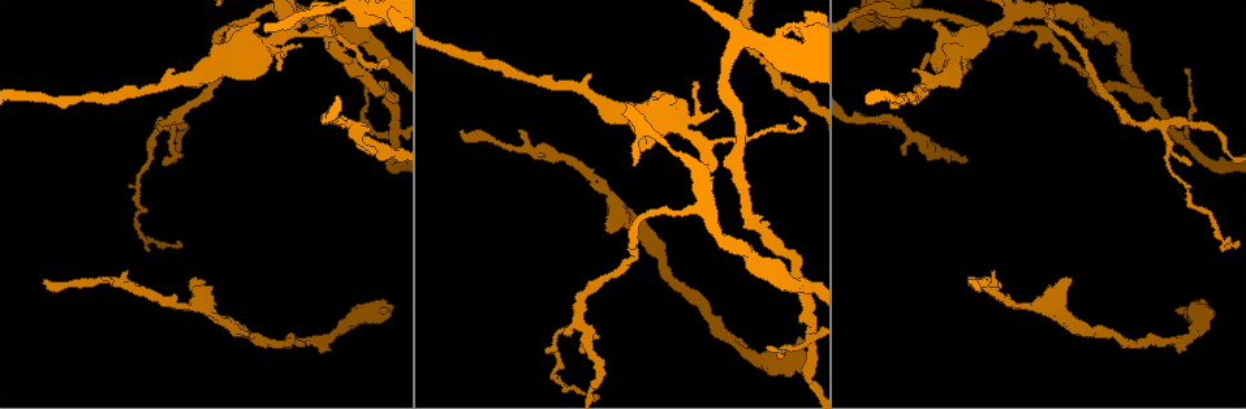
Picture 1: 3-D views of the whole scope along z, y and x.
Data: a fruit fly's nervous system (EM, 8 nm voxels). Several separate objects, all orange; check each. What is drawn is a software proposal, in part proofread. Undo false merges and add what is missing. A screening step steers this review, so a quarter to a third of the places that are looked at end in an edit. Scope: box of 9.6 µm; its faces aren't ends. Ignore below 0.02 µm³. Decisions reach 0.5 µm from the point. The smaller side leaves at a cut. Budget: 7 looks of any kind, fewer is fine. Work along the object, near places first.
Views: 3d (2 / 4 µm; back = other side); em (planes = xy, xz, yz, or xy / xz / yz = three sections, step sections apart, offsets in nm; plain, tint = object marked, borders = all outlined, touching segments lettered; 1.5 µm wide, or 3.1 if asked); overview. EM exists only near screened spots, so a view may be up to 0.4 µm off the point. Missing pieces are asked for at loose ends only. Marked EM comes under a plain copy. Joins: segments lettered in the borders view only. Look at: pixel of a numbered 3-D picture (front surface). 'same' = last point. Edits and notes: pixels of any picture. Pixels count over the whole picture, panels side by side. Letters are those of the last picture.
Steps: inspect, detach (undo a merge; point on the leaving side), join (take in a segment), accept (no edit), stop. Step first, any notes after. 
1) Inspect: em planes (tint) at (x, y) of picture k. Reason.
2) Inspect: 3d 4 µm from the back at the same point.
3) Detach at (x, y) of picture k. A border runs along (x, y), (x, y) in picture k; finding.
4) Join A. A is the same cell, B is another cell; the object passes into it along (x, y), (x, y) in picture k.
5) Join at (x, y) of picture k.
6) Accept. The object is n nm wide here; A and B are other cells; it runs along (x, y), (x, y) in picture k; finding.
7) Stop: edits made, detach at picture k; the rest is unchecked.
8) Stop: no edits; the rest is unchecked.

Inspect: 3d 2 µm at (339, 330) of picture 1. Calibre changes.

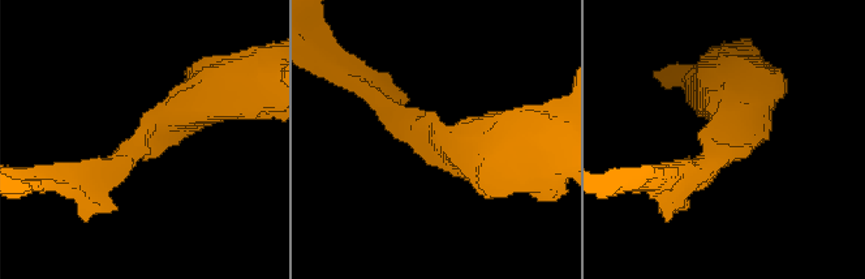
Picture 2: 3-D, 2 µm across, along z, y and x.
Inspect: em xz step 4 (borders) at (142, 154) of picture 2.

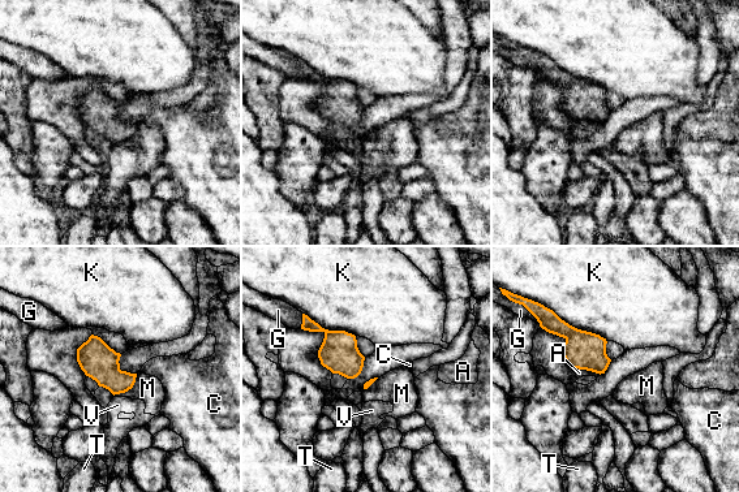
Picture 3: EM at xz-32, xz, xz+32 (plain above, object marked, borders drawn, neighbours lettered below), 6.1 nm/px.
Inspect: em planes (borders) at the same point.

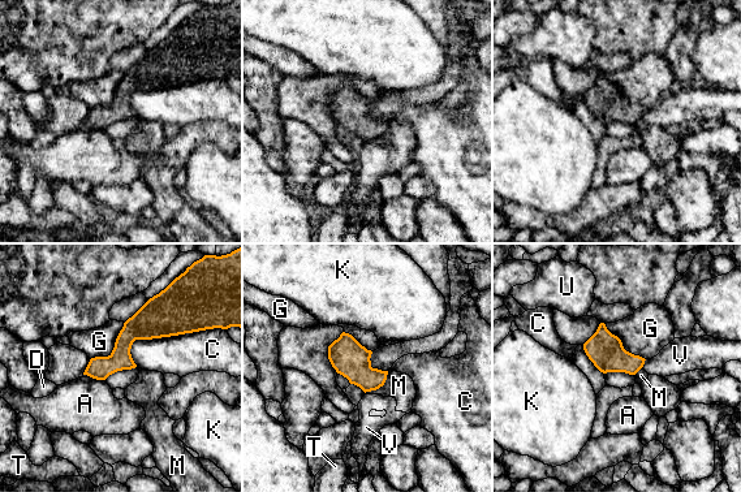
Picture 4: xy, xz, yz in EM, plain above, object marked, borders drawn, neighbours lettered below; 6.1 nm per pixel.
Accept. A, C, D, G, K, M, T, U and V are other cells; it runs along (158, 301), (121, 350), (90, 372) in picture 4; all the same neuron.

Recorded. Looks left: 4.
Inspect: 3d 4 µm at (461, 130) of picture 1. Branch stops here.

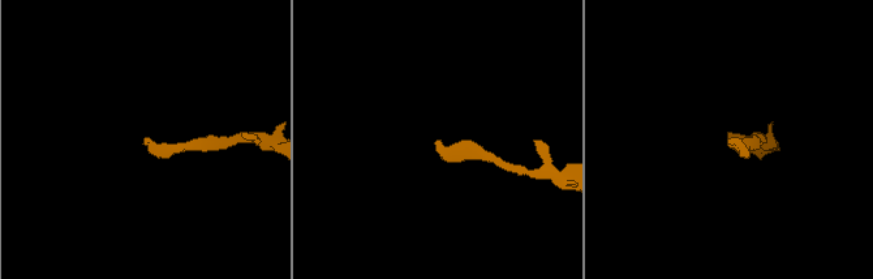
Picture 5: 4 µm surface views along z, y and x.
Inspect: em xy step 8 (borders) at (729, 143) of picture 5. Now the EM.

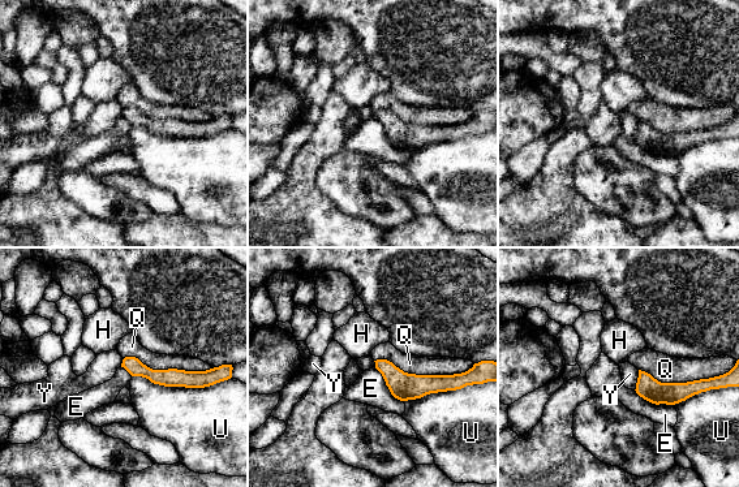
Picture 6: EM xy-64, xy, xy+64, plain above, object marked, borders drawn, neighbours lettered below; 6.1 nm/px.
Inspect: em planes (borders) at the same point.

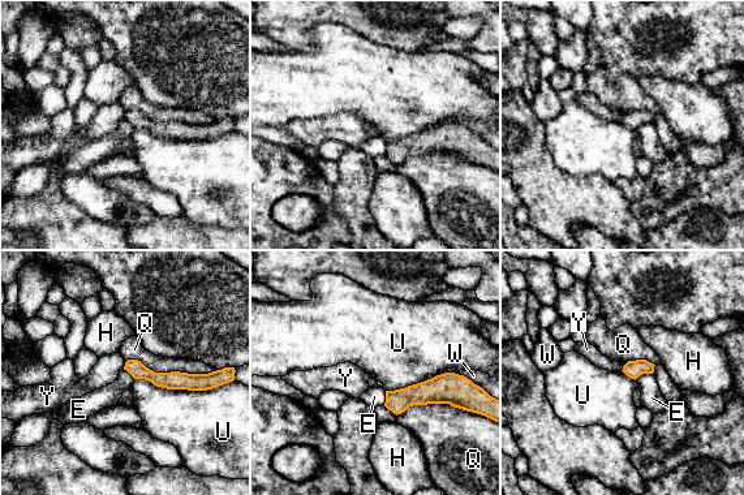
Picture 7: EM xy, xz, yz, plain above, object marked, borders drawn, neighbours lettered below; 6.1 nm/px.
Accept. E, H, Q, U, W and Y are other cells; it runs along (128, 365), (158, 379), (202, 382) in picture 7; no lettered segment goes on from it.

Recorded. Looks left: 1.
Stop: no edits; the rest is unchecked.

